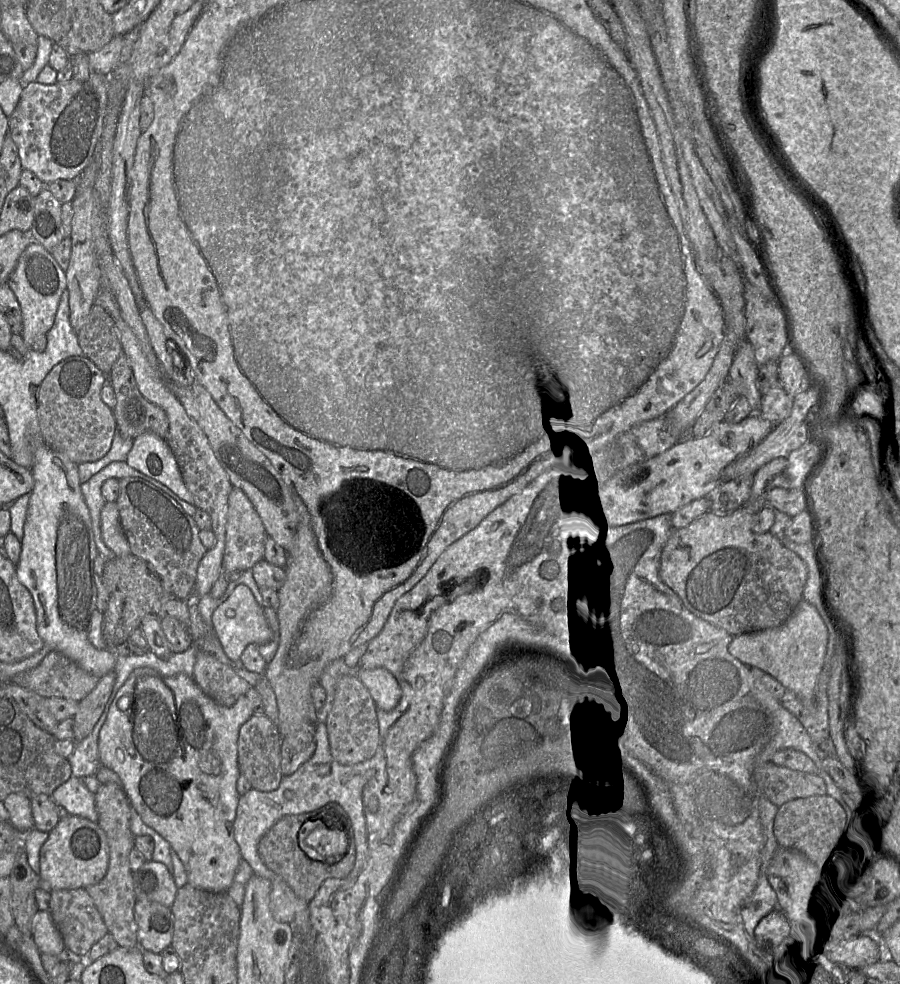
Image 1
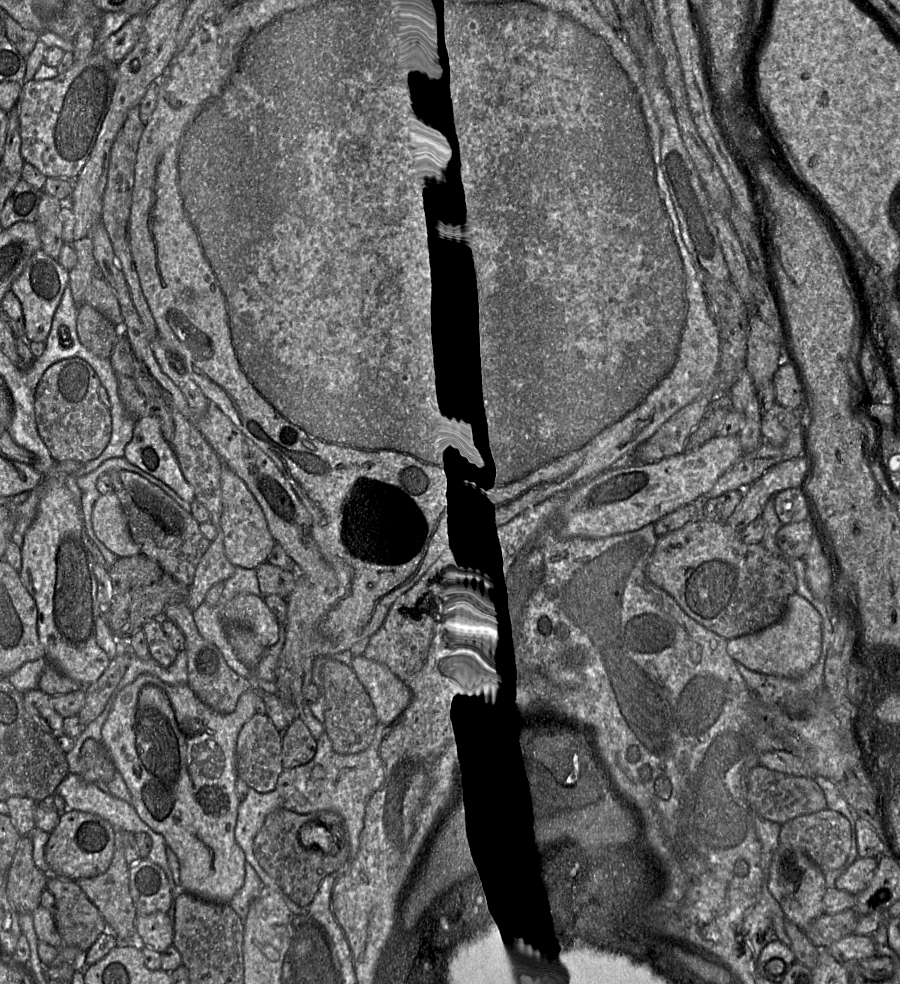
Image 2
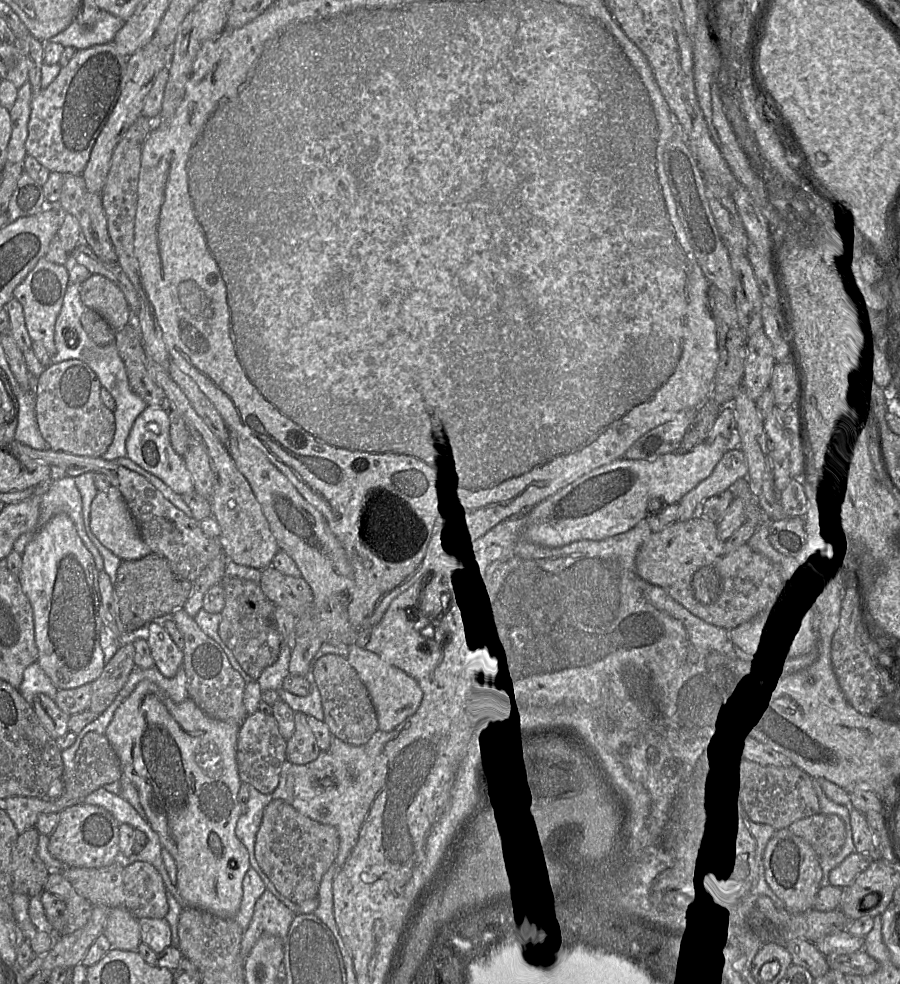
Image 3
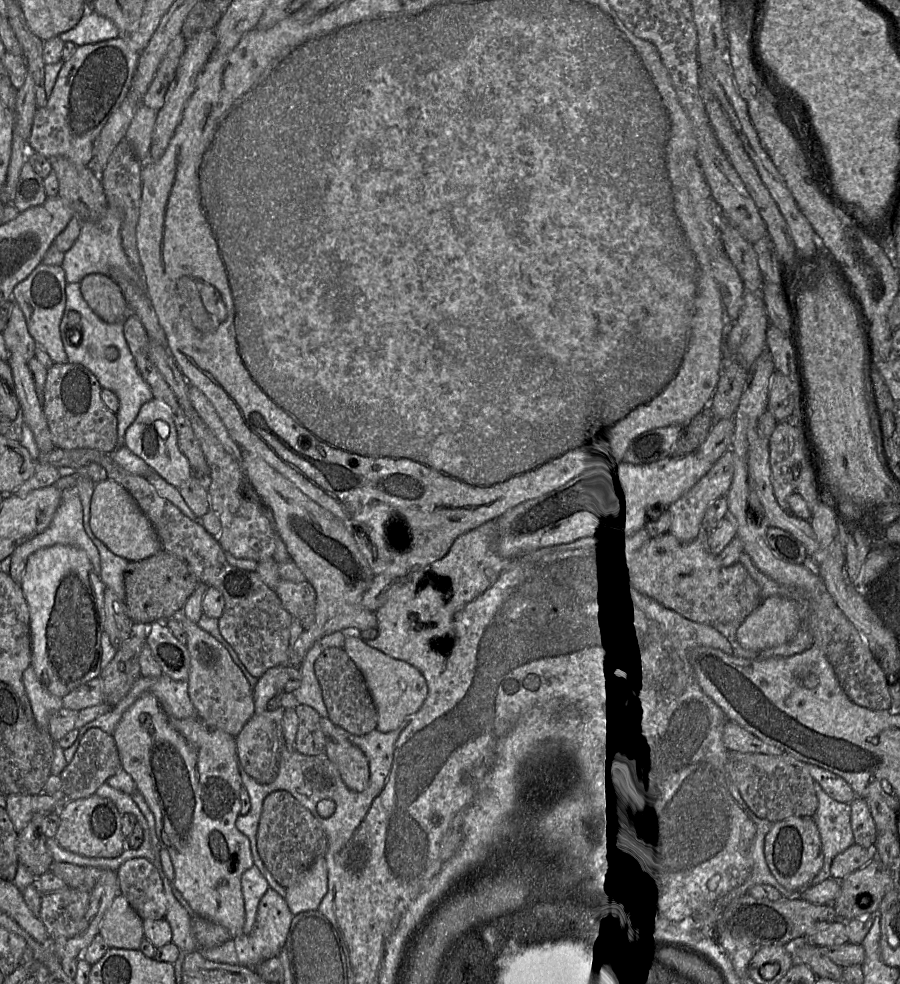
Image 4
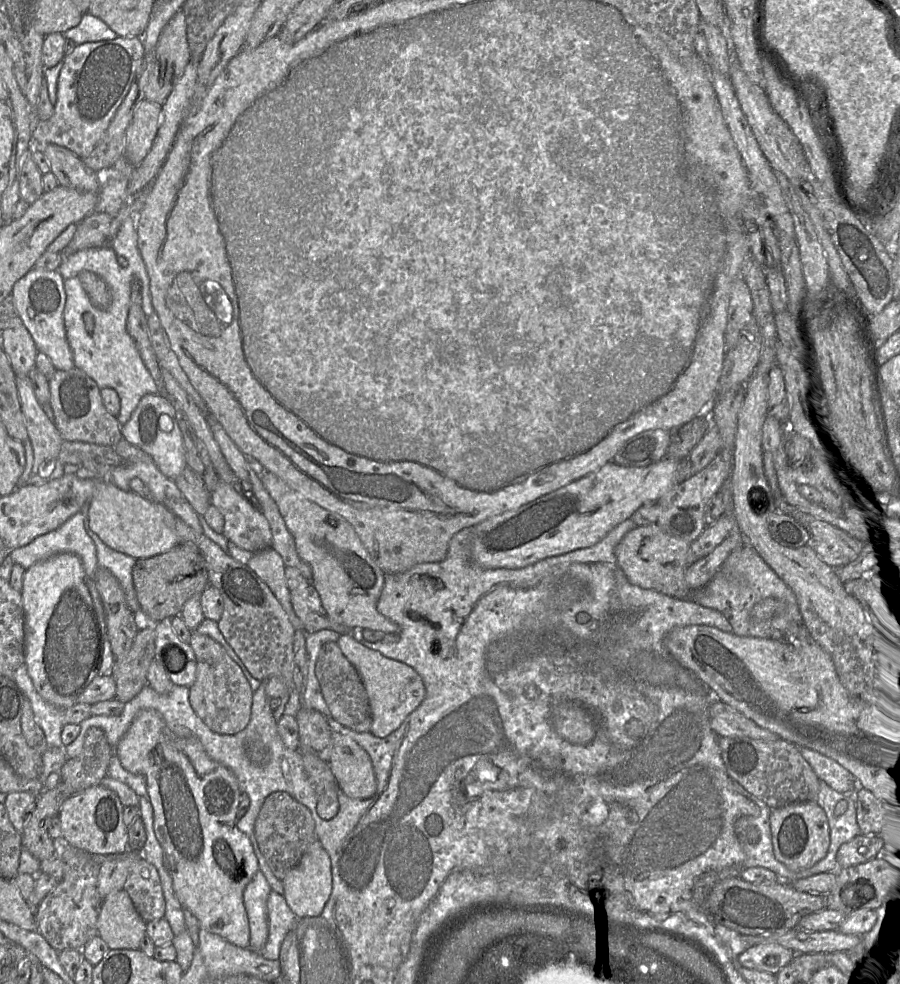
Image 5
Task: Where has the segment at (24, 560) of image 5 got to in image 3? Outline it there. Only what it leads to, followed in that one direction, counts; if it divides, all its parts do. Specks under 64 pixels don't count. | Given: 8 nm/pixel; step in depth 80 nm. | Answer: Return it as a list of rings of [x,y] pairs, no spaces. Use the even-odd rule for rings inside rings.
[[[67,475],[60,479],[50,479],[34,488],[34,495],[41,496],[37,526],[33,531],[19,536],[14,543],[13,550],[22,555],[29,541],[53,516],[58,513],[65,513],[73,521],[79,537],[92,554],[97,570],[103,570],[103,558],[85,531],[82,497],[75,484],[74,477]]]

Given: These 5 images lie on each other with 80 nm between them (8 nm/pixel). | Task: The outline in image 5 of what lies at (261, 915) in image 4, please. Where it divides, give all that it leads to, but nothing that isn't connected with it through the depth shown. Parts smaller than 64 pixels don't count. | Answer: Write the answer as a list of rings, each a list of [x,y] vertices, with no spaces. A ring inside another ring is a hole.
[[[271,891],[267,900],[268,938],[259,953],[267,960],[279,960],[280,948],[288,932],[295,928],[298,918],[290,910],[283,895]]]

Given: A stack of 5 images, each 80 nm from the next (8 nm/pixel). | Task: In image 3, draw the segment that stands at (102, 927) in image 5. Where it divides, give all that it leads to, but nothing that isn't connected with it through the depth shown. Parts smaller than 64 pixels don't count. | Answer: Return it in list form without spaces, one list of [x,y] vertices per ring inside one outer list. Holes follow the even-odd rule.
[[[125,906],[109,911],[103,934],[112,949],[137,951],[141,943],[138,919]]]

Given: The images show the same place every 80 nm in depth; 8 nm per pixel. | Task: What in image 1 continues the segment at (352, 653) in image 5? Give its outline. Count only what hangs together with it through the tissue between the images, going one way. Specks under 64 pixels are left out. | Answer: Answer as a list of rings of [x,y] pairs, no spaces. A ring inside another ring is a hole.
[[[357,668],[357,676],[377,708],[390,711],[396,707],[401,698],[401,688],[391,672],[384,668]]]

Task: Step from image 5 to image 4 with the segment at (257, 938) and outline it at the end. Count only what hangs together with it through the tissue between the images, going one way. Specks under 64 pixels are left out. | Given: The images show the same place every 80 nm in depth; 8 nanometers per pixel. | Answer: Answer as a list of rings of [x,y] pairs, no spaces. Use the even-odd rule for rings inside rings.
[[[253,866],[243,874],[241,887],[245,907],[243,934],[247,935],[255,925],[259,902],[269,889],[269,884],[259,869]]]

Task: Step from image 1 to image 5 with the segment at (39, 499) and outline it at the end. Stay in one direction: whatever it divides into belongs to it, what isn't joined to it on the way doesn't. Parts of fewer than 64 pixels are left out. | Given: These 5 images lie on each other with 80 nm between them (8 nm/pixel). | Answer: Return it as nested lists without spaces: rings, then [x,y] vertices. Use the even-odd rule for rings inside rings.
[[[61,553],[37,562],[26,569],[21,591],[25,626],[25,664],[36,691],[50,704],[67,709],[98,675],[106,640],[105,608],[94,579],[90,578],[81,559]]]

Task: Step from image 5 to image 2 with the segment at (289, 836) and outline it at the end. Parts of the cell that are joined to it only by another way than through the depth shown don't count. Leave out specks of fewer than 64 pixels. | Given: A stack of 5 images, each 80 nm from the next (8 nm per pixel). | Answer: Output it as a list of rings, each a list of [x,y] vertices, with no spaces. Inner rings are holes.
[[[277,809],[266,816],[264,824],[254,839],[253,853],[260,866],[276,882],[282,892],[301,908],[307,908],[311,904],[324,877],[339,870],[350,857],[349,832],[345,819],[338,815],[347,829],[336,830],[335,837],[329,828],[323,826],[327,823],[315,821],[316,816],[321,814],[338,813],[326,810],[298,814],[287,809]]]

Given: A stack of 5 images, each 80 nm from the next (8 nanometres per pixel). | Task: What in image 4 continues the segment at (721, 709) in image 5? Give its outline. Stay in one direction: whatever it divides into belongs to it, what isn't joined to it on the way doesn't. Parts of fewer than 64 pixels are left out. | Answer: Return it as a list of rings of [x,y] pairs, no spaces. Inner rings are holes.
[[[727,720],[724,725],[723,742],[725,747],[731,751],[772,756],[779,756],[783,753],[779,748],[763,742],[731,720]]]

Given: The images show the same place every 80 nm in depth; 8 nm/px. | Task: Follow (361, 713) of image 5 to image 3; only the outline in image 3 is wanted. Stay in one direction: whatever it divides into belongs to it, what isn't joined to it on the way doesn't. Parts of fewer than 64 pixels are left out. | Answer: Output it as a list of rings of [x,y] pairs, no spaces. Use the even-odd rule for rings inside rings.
[[[322,656],[315,662],[313,676],[322,698],[324,722],[332,735],[353,746],[366,744],[378,730],[377,714],[367,688],[347,656]]]

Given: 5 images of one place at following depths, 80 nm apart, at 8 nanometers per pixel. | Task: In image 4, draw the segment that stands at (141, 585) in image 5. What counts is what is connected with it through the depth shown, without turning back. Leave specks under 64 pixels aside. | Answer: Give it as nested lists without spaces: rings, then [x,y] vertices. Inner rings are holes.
[[[161,550],[149,558],[129,561],[124,572],[124,602],[128,615],[135,623],[166,621],[181,614],[184,604],[198,584],[198,579],[187,563],[169,552]]]

